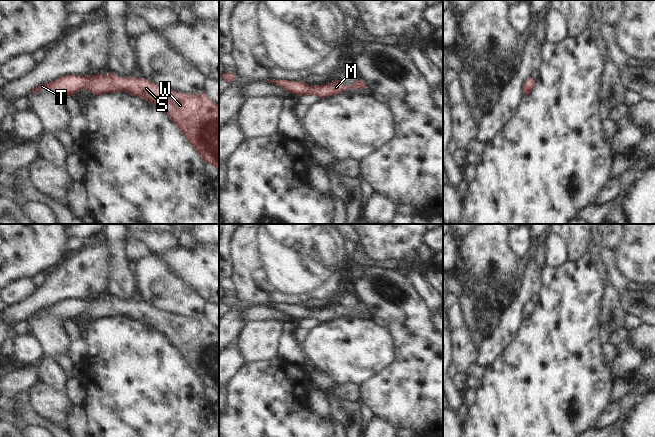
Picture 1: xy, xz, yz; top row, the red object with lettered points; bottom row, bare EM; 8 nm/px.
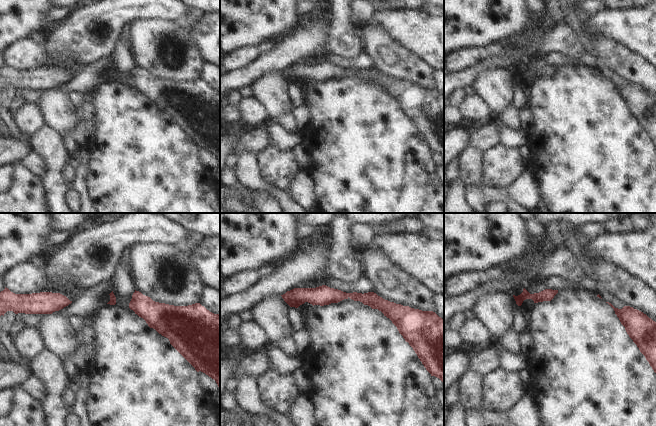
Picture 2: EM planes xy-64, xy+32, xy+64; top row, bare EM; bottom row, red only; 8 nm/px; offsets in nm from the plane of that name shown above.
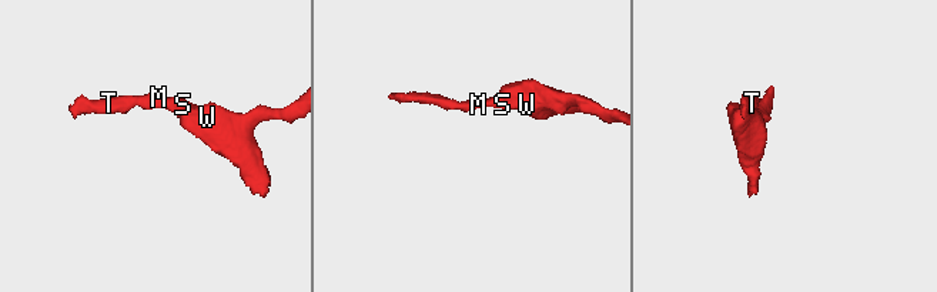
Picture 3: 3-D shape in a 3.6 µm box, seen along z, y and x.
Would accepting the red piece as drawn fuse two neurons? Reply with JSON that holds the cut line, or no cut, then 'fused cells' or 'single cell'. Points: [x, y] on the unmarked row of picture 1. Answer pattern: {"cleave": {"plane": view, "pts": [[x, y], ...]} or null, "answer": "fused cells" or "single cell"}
{"cleave": null, "answer": "single cell"}

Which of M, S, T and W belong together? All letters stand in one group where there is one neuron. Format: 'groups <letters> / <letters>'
groups M S T W

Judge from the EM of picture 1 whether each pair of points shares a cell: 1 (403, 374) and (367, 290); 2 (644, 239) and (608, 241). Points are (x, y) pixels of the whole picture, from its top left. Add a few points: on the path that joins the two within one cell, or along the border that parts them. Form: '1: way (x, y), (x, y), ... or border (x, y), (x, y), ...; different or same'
1: way (403, 353), (403, 328), (388, 311); same
2: border (623, 234), (623, 240), (615, 249); different

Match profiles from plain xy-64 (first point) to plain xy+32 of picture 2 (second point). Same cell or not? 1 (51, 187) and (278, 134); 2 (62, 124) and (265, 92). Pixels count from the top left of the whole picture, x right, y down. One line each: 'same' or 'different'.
1: same
2: same

